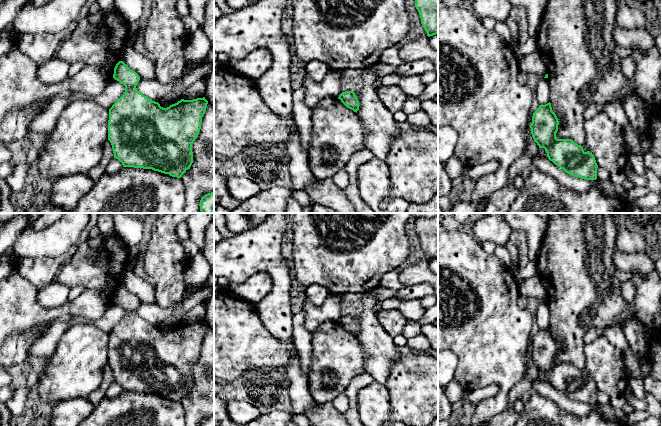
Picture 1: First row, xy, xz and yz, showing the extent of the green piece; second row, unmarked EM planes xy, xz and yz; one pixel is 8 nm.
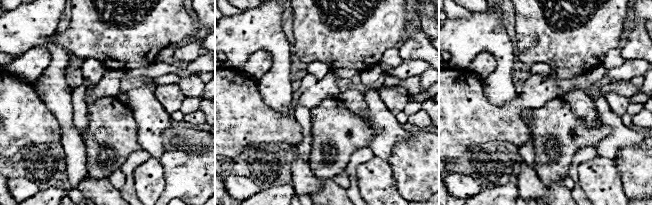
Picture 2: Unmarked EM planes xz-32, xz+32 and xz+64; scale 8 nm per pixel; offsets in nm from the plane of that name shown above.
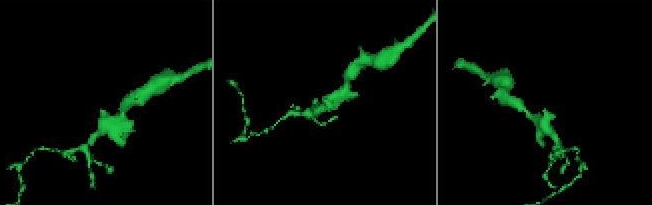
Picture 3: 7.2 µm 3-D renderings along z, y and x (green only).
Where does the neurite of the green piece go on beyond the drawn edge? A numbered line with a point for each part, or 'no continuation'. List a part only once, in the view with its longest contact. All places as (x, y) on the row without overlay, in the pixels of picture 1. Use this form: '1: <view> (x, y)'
no continuation

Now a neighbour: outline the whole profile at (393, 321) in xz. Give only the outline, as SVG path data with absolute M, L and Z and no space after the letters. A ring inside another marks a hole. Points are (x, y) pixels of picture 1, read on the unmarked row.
M396 309L381 310L376 313L376 316L385 331L393 338L401 335L409 322L401 311Z

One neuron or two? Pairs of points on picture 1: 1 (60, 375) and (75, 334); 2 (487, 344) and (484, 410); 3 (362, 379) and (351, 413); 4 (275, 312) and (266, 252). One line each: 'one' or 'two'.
1: one
2: one
3: one
4: one

